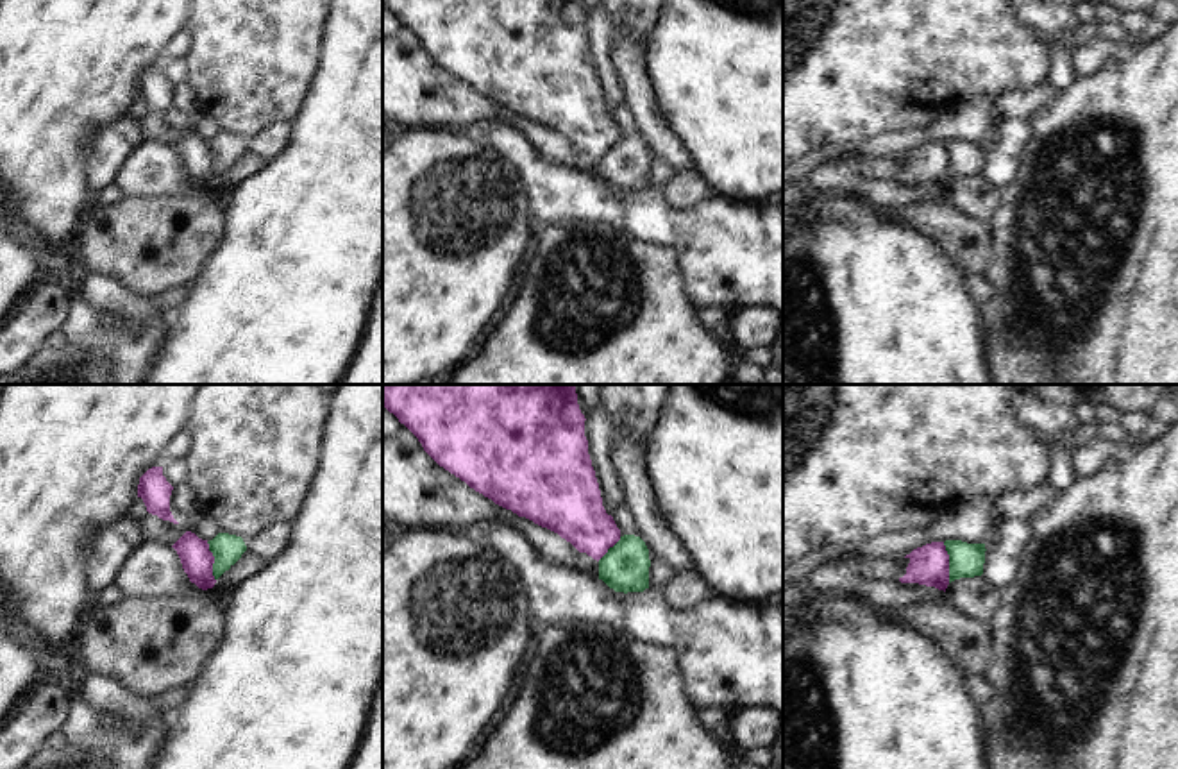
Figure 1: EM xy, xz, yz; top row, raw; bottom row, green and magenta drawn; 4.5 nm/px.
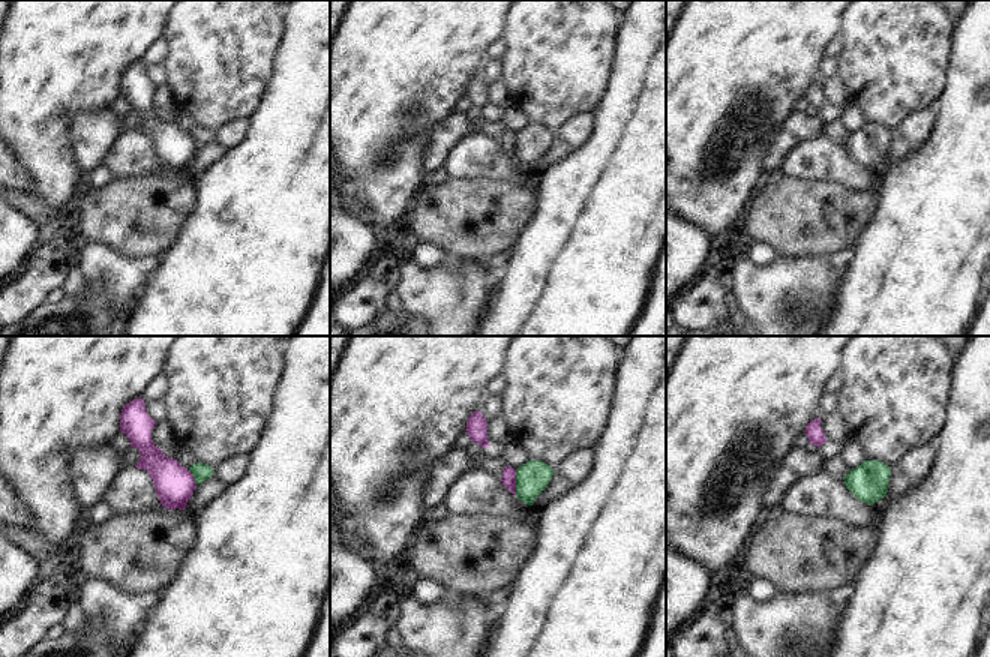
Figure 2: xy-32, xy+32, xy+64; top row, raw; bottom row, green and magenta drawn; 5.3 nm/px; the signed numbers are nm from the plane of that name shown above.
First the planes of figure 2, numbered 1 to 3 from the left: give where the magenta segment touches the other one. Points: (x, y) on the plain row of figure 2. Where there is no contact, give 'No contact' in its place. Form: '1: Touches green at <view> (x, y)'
1: Touches green at xy-32 (194, 141)
2: Touches green at xy+32 (516, 146)
3: No contact

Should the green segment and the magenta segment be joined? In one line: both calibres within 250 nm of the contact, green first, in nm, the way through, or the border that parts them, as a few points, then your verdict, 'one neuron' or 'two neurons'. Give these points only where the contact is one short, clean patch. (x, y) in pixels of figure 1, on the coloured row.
calibres 160 and 180 nm; border yz (942, 542), (948, 553), (950, 582); two neurons

